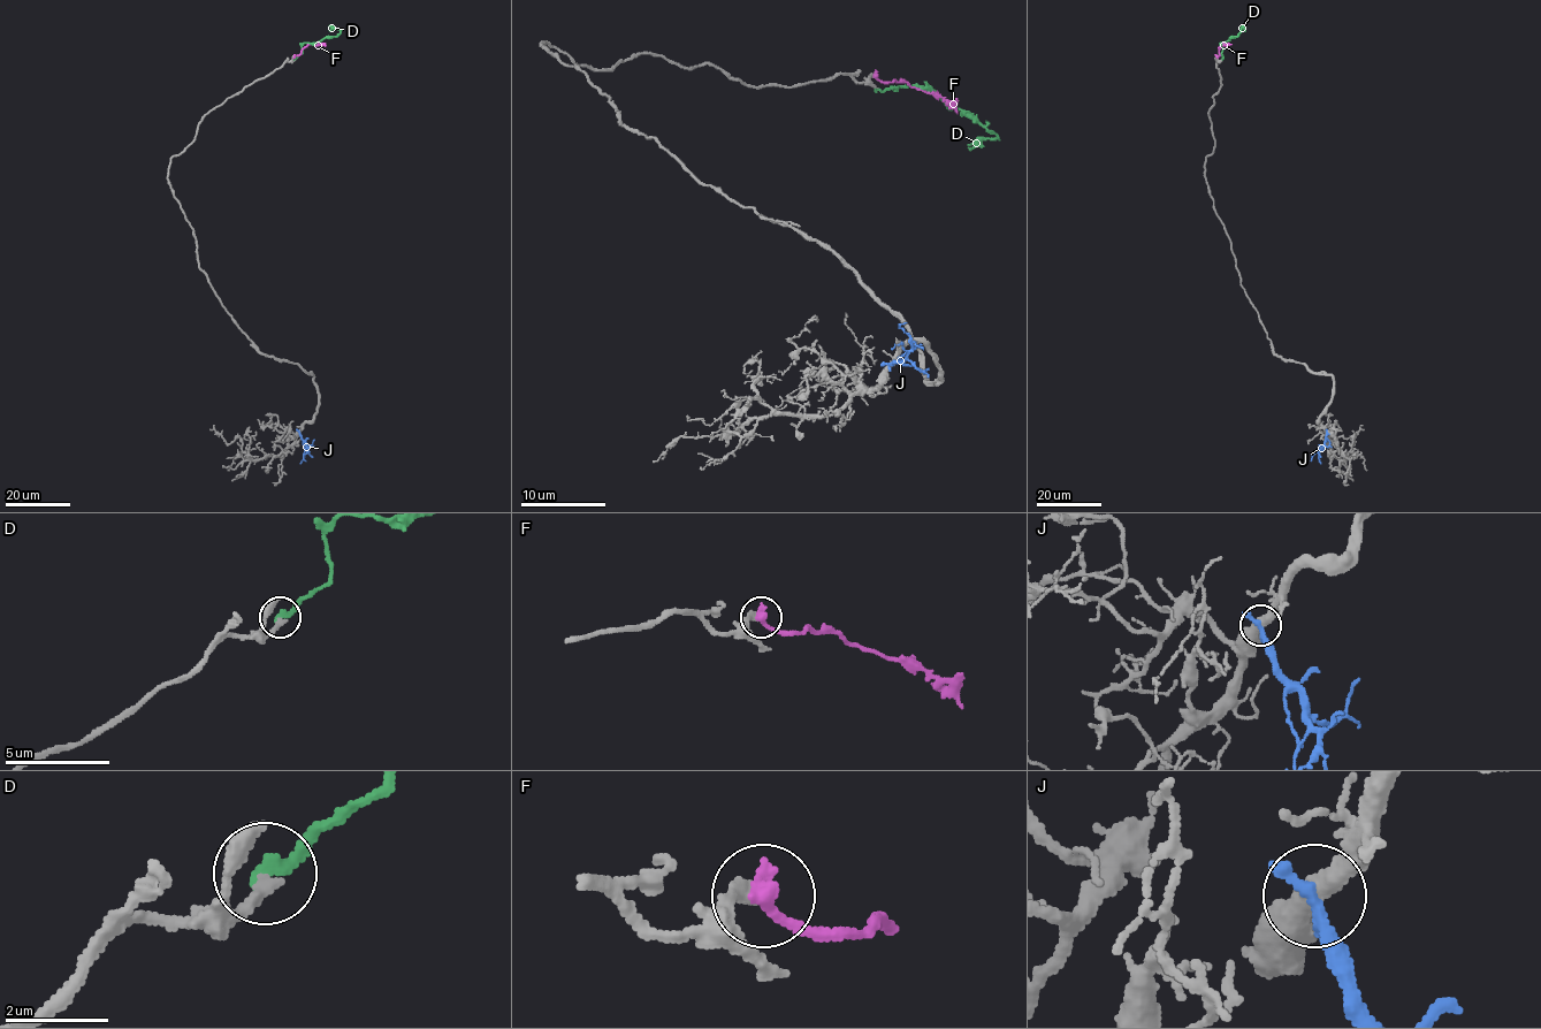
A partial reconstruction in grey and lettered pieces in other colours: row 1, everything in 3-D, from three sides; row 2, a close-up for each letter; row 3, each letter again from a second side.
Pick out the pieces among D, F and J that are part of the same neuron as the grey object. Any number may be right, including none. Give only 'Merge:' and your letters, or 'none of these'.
Merge: D

